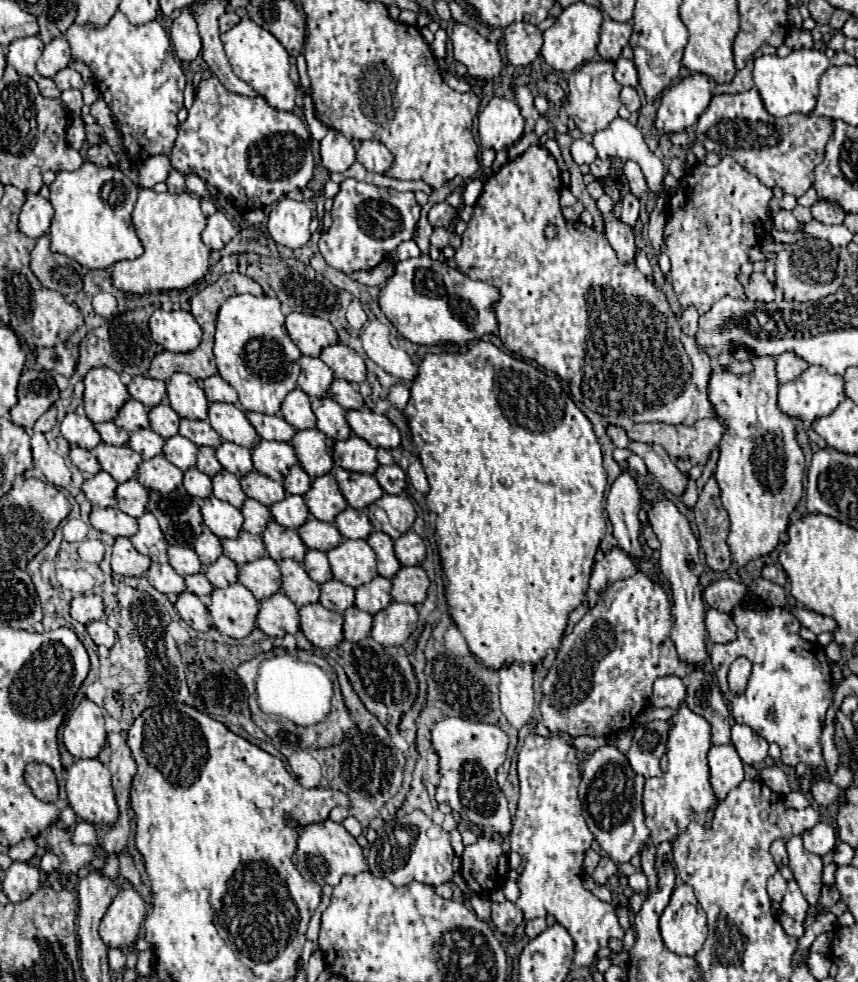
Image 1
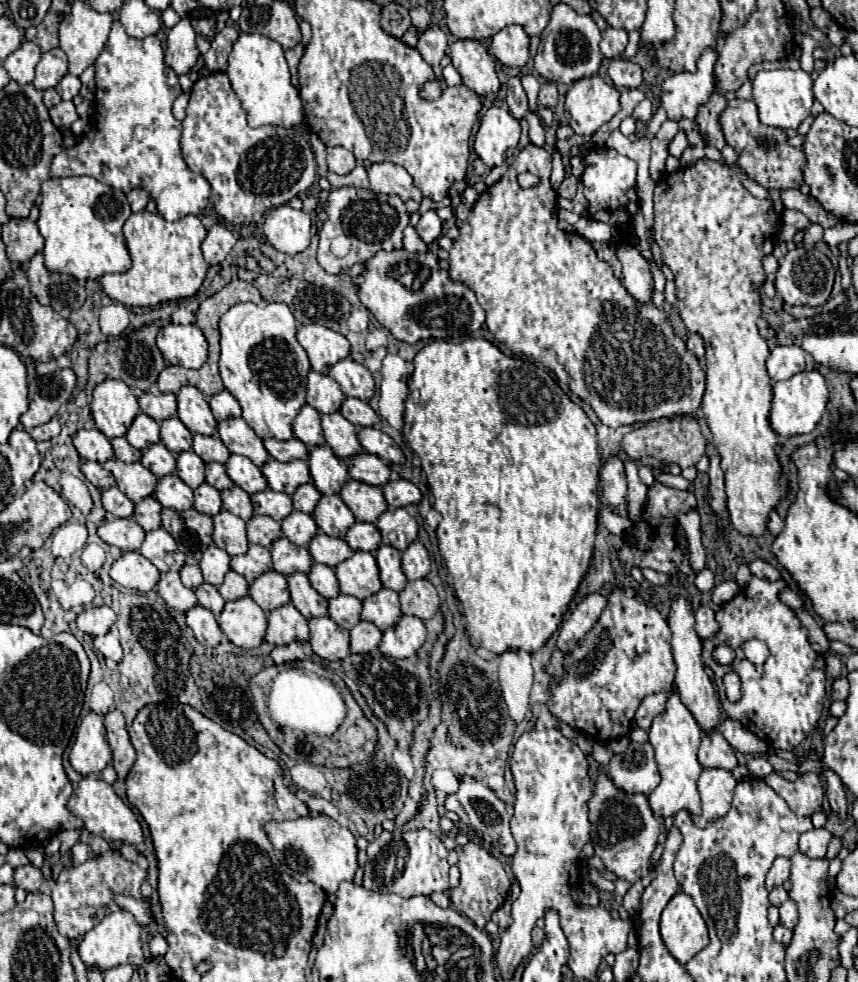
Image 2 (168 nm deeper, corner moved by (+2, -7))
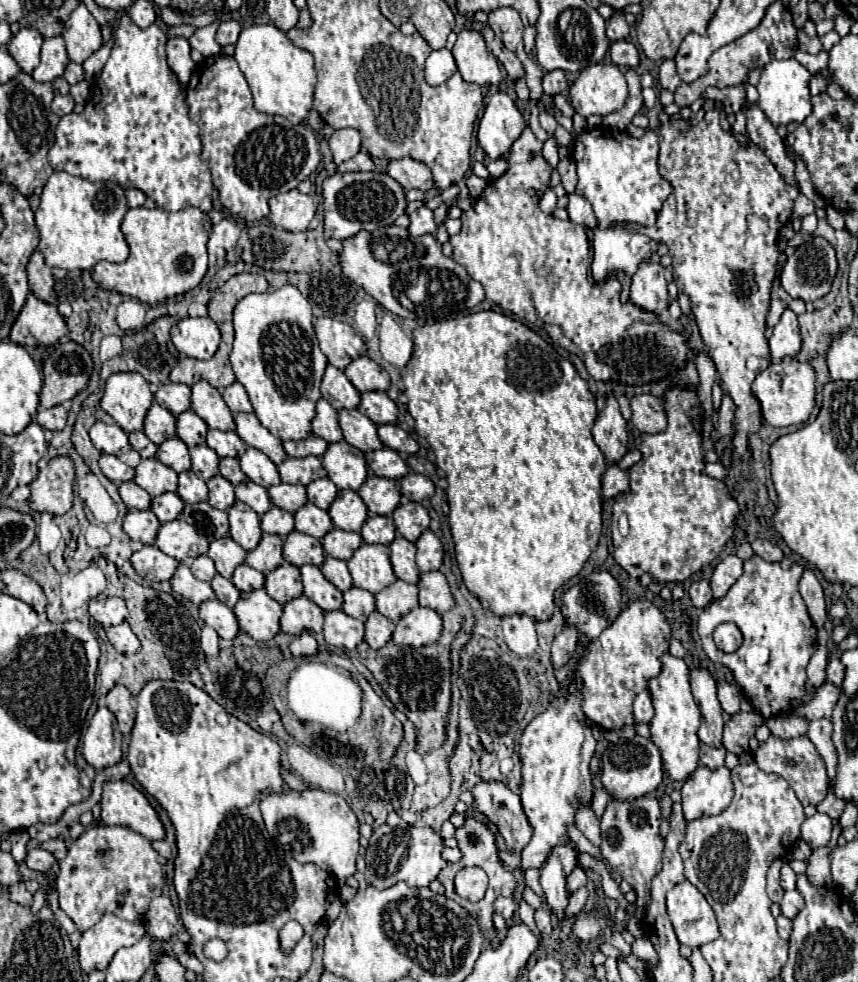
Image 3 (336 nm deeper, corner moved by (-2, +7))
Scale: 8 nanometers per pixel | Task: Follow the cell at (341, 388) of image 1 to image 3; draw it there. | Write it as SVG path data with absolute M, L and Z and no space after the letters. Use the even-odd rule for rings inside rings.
M365 391L361 393L361 403L357 407L373 423L395 423L397 405L387 397L385 391Z

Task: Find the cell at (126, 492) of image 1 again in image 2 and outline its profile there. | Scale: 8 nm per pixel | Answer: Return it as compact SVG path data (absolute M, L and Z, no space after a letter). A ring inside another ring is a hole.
M147 497L135 505L135 519L145 531L161 527L161 503L155 497Z

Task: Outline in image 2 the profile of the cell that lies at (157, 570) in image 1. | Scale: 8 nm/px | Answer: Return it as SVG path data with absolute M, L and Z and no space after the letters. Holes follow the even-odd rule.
M177 571L163 573L161 579L159 579L159 585L157 585L157 591L165 599L165 603L169 607L177 609L177 611L183 611L185 613L185 611L189 611L191 607L197 605L195 593L181 583Z

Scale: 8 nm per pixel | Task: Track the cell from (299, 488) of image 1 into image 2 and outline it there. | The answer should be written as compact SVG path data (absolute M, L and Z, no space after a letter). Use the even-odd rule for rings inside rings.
M301 485L295 493L293 493L293 507L297 509L297 511L303 511L303 513L309 513L309 515L313 515L313 509L315 509L315 505L319 503L319 497L321 497L321 493L317 491L317 487L313 487L313 485Z

